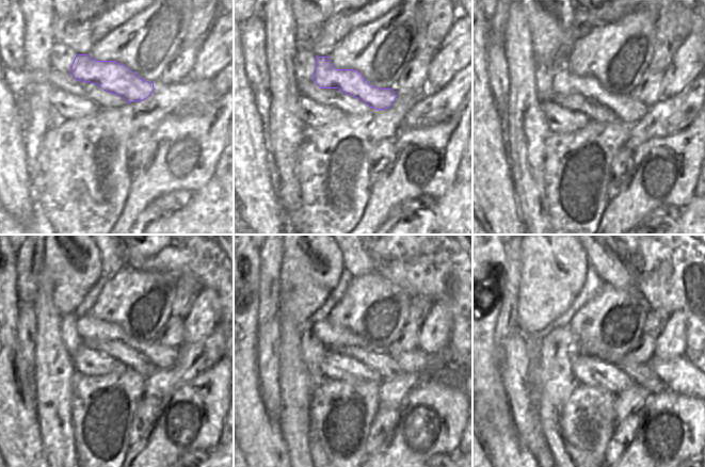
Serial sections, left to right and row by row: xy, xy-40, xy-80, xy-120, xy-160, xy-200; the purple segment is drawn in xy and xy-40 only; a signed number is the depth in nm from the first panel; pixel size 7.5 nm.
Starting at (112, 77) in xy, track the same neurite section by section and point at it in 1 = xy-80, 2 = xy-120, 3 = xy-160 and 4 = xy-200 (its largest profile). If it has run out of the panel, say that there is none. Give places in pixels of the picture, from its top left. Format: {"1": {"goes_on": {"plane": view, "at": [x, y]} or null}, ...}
{"1": {"goes_on": {"plane": "xy-80", "at": [628, 109]}}, "2": {"goes_on": {"plane": "xy-120", "at": [89, 327]}}, "3": {"goes_on": {"plane": "xy-160", "at": [431, 367]}}, "4": {"goes_on": {"plane": "xy-200", "at": [679, 375]}}}

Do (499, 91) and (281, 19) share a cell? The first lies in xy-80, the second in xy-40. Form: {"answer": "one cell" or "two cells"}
{"answer": "two cells"}

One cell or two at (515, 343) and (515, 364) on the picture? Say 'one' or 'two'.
one

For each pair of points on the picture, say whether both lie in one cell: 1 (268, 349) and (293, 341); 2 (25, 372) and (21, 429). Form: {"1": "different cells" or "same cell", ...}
{"1": "different cells", "2": "different cells"}

